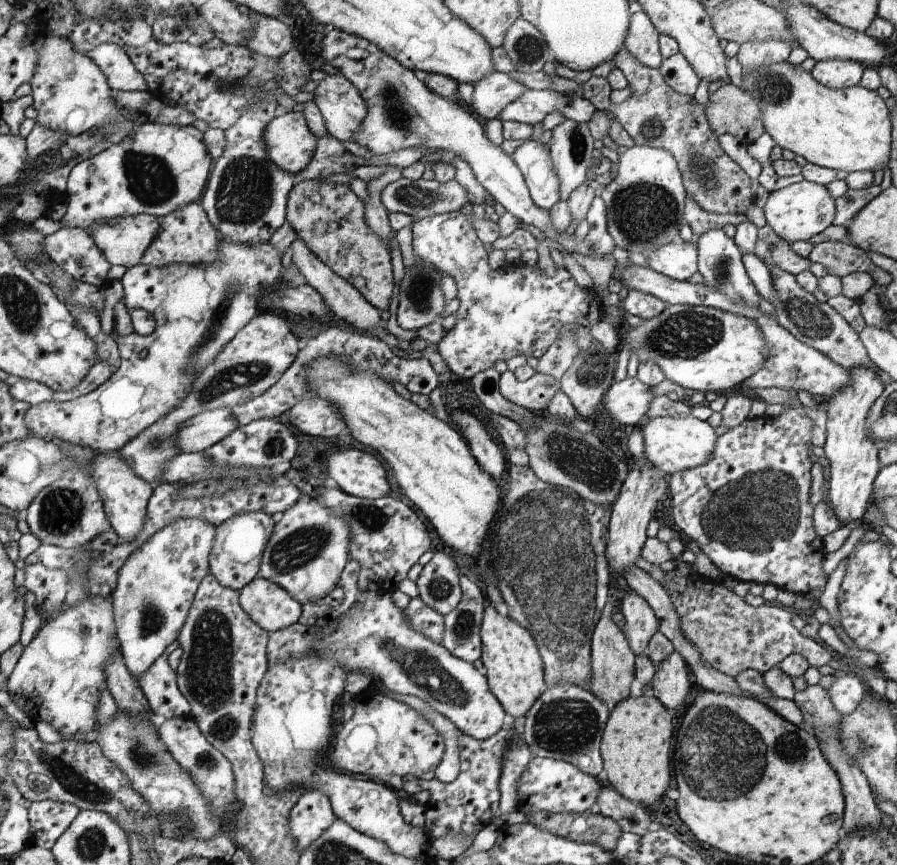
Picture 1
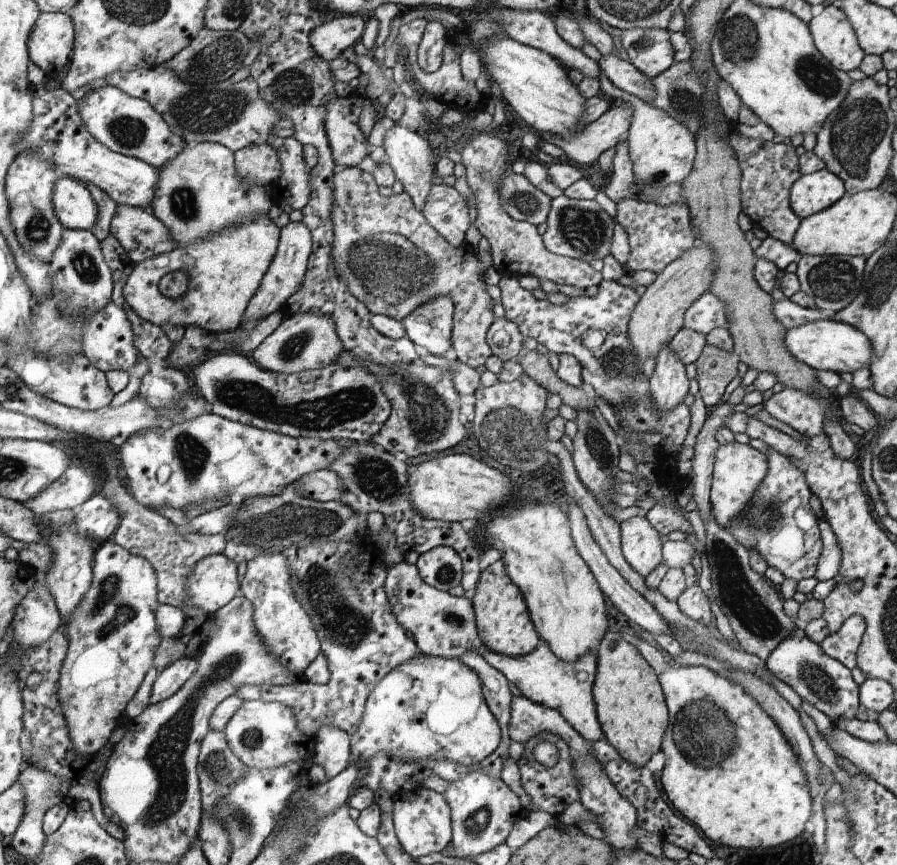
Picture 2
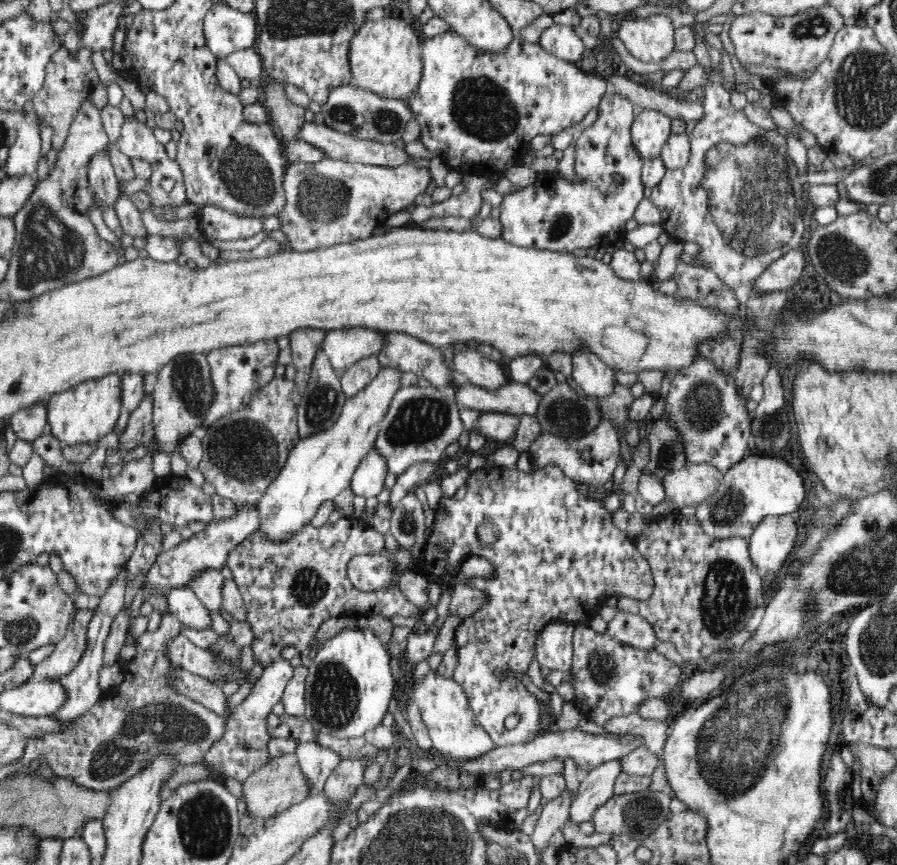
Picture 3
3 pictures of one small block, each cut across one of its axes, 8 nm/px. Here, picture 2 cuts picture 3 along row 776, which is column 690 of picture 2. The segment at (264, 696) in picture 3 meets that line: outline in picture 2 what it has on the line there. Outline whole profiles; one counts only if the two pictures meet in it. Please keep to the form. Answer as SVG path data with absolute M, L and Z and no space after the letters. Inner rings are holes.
M624 199L617 203L615 220L629 236L631 251L625 264L628 273L650 270L660 274L675 258L681 257L698 242L692 234L691 216L686 204L663 207L640 199Z

